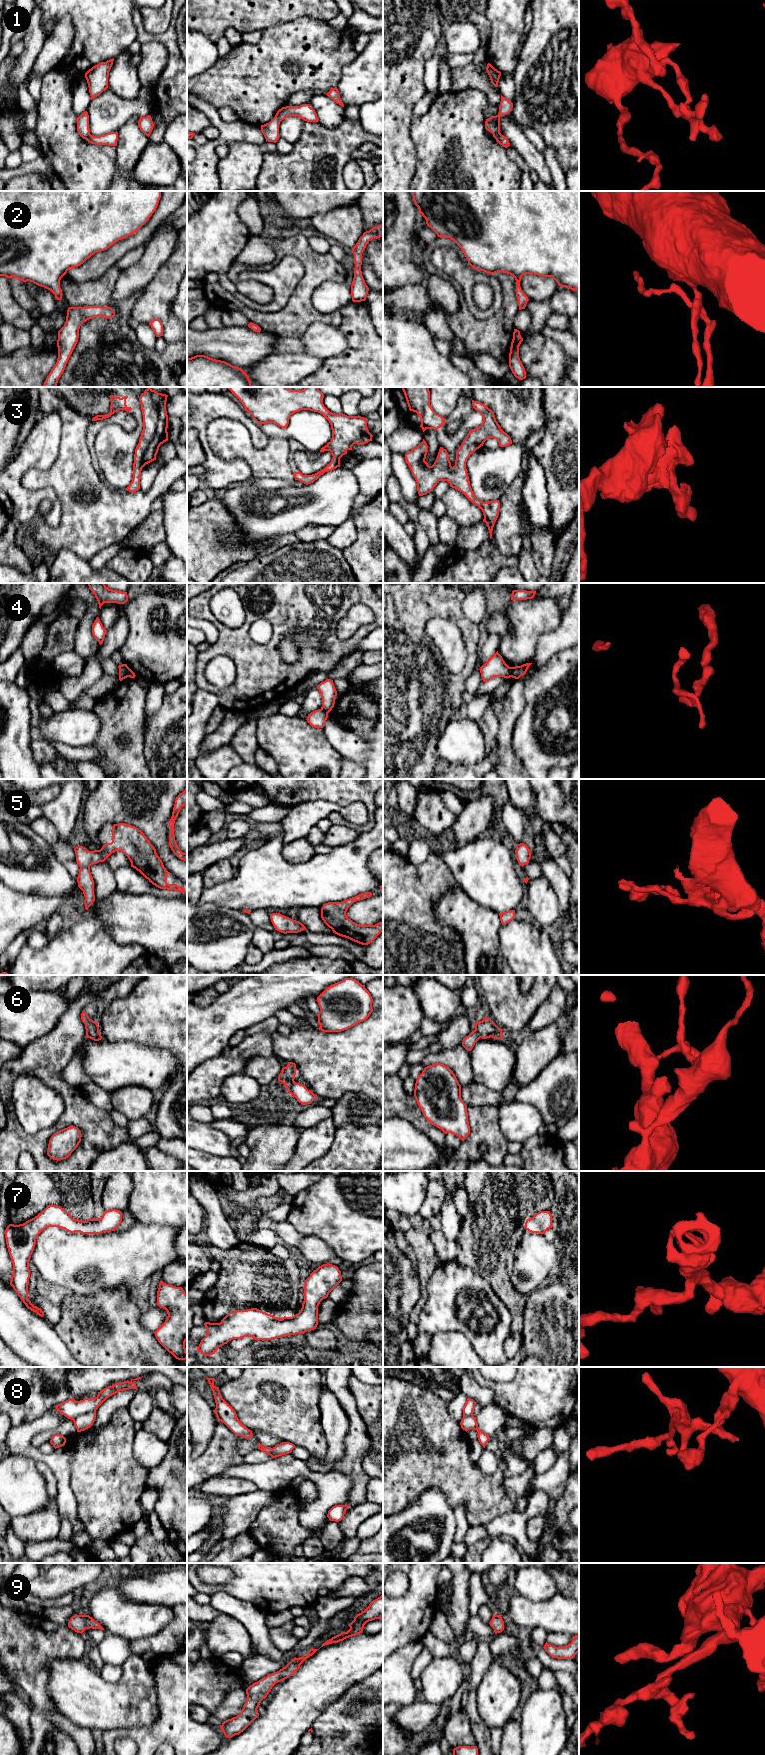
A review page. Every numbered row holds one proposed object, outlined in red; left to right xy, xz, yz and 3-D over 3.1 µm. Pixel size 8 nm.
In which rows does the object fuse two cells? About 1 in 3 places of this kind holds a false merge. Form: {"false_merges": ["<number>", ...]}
{"false_merges": ["1", "4", "8"]}

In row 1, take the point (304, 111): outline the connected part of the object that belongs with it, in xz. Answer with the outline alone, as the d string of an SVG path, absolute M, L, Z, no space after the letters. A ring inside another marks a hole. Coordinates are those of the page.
M302 104L300 106L286 106L278 114L280 121L284 120L289 116L298 116L307 122L318 122L318 117L313 108L309 104Z

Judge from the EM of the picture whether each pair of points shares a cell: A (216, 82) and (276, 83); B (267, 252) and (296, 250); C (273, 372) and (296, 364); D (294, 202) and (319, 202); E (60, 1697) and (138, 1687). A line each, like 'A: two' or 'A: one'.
A: one
B: two
C: one
D: one
E: one

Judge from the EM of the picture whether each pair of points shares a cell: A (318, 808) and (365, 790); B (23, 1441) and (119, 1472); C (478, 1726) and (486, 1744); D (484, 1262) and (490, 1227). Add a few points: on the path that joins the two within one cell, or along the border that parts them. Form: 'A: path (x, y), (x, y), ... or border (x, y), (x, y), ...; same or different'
A: border (308, 800), (327, 800), (340, 805), (354, 802); different
B: border (66, 1442), (71, 1456), (70, 1480); different
C: path (480, 1730), (483, 1740); same
D: path (488, 1253), (489, 1236); same

